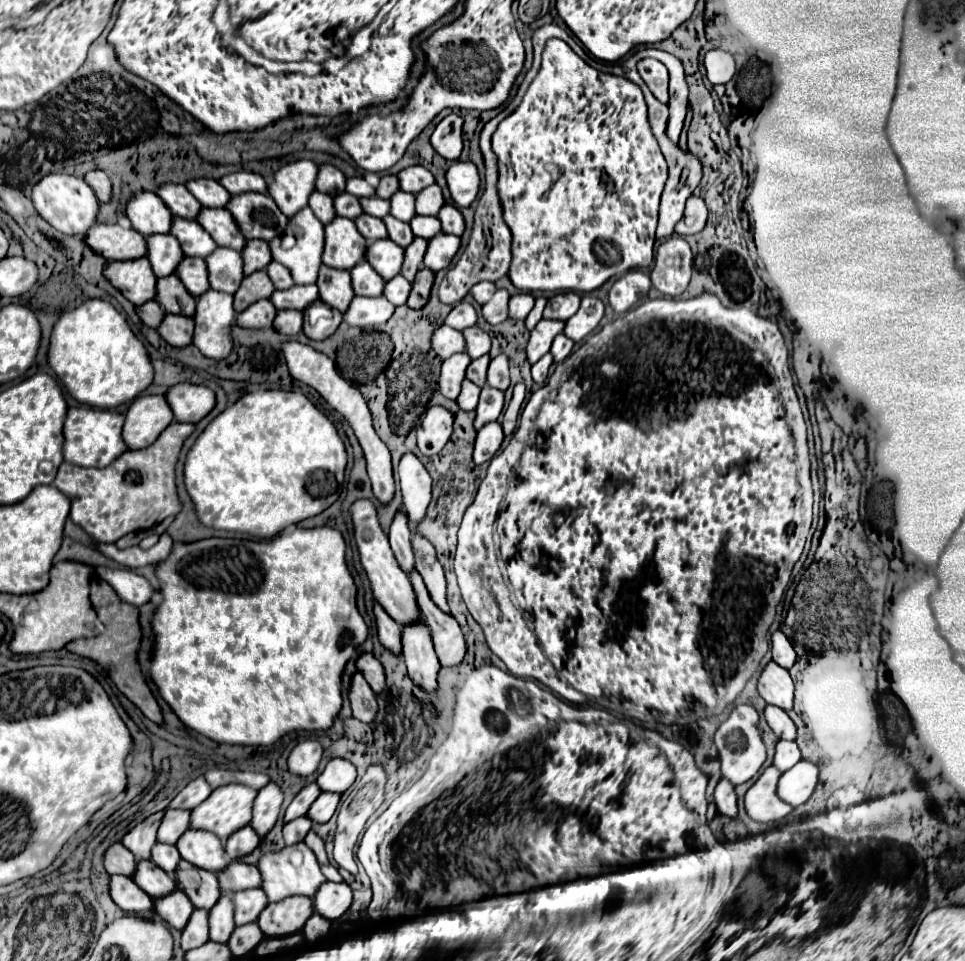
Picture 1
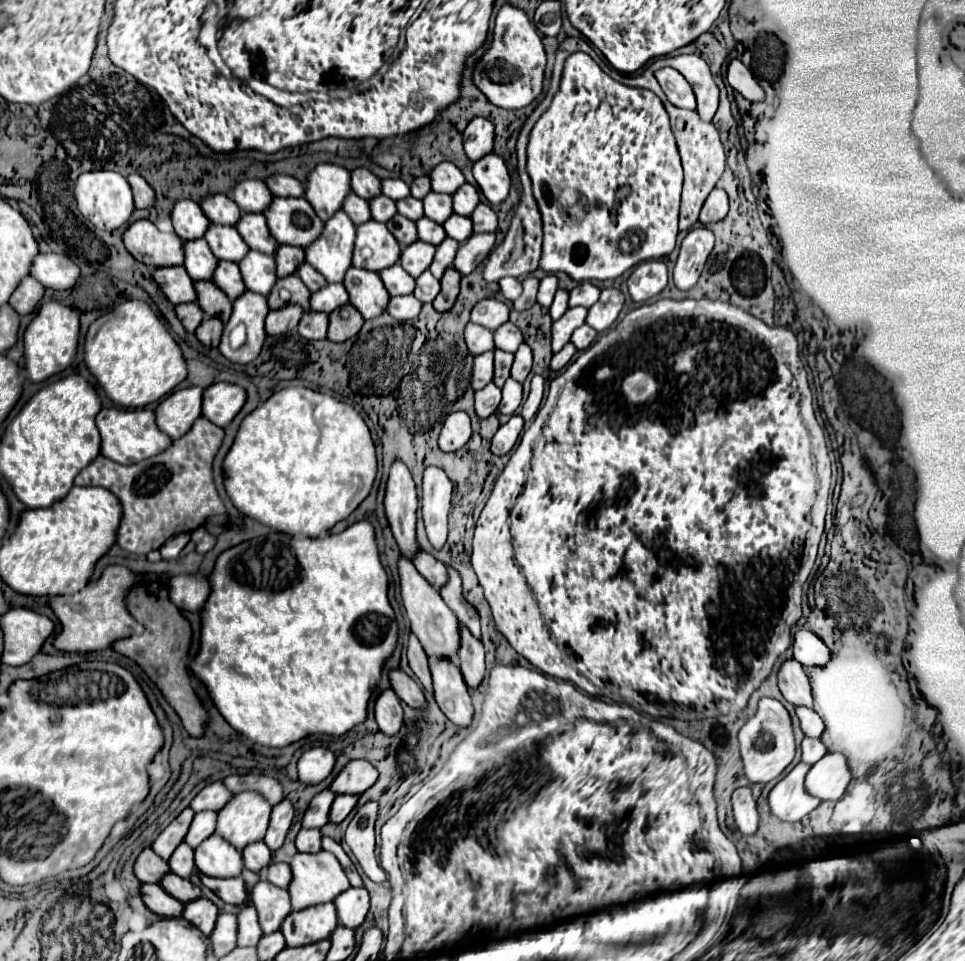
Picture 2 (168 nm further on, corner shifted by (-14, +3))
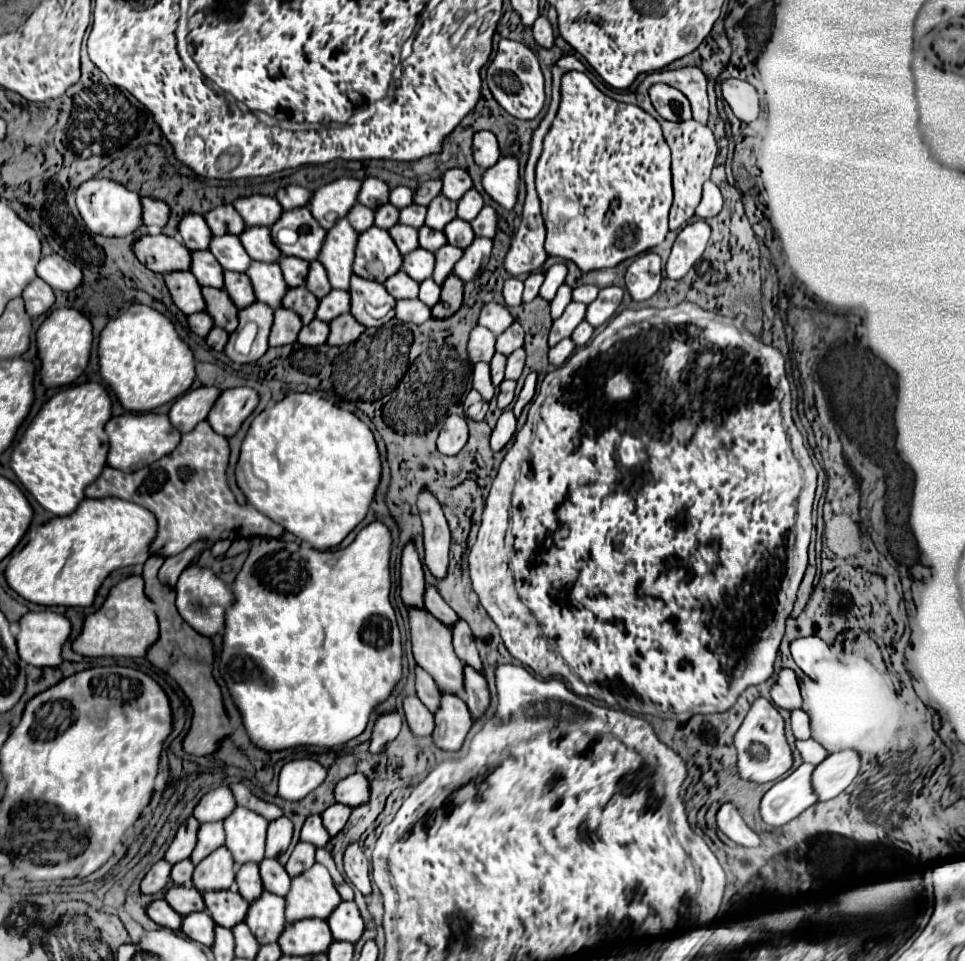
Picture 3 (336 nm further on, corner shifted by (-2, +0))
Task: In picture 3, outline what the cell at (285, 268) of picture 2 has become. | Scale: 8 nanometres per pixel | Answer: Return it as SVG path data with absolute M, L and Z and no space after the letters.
M280 257L278 261L280 269L282 269L282 275L284 275L284 281L288 287L298 287L298 285L304 285L304 277L306 277L306 271L308 271L308 261L302 261L298 257Z

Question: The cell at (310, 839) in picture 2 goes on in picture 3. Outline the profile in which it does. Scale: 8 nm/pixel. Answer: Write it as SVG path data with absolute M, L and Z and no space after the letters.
M300 841L300 843L294 847L294 851L292 851L292 855L290 855L288 863L286 863L288 875L294 877L294 875L298 875L298 873L304 873L304 869L310 869L310 867L314 865L314 851L316 851L316 849L314 849L310 843Z

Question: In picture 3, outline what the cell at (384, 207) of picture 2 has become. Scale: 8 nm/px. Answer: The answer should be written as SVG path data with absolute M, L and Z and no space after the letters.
M390 203L386 205L380 205L376 211L374 211L374 225L376 227L382 227L382 229L390 229L392 225L398 223L398 209Z

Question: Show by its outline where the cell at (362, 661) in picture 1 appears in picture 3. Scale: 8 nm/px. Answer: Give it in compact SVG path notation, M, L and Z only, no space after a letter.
M404 697L402 701L406 721L414 735L430 735L434 731L434 715L420 703L418 697Z

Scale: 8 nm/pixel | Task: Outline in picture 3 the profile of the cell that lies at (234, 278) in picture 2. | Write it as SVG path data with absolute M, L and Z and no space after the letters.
M224 271L224 291L230 295L234 305L238 309L248 307L254 303L254 291L250 287L250 279L244 273L234 273L234 271Z

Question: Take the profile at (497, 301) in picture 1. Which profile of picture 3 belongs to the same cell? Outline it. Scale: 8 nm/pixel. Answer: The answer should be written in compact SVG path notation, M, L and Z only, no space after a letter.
M530 273L526 279L524 279L524 295L522 295L522 303L530 303L536 295L538 295L538 289L544 281L544 273Z

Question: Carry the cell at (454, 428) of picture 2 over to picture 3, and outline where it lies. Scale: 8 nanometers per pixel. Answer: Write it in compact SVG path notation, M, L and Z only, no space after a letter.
M450 415L438 435L436 447L442 455L456 455L466 445L466 441L468 441L466 419L458 415Z

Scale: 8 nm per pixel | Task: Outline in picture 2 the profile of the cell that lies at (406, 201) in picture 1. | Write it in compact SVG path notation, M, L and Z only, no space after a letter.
M430 192L426 198L424 198L424 214L438 222L438 224L444 224L452 214L452 196L448 194L436 194L436 192Z

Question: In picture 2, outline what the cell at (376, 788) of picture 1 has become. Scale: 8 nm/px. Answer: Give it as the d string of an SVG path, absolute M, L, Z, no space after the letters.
M366 802L360 806L354 814L354 818L348 824L346 830L346 844L350 846L352 854L360 862L362 870L372 882L382 884L386 880L386 872L378 866L376 854L374 854L374 822L378 814L378 804L376 802Z

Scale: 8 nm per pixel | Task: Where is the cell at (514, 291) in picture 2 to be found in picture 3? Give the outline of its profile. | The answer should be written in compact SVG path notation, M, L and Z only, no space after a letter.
M506 279L504 281L504 289L502 289L502 295L504 295L504 301L508 307L514 307L514 305L520 305L522 303L522 281L520 279Z

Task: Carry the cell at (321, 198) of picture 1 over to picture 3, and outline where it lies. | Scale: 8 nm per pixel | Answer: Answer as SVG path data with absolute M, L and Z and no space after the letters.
M356 203L354 209L350 209L350 213L346 215L346 219L350 221L350 225L358 233L362 233L362 231L366 231L374 223L374 211L370 207L364 207L364 205L358 205Z

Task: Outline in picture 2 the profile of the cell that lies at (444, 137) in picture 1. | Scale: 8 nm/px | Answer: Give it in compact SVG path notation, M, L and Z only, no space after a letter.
M474 118L464 132L464 150L472 162L488 156L494 150L494 124L484 118Z

